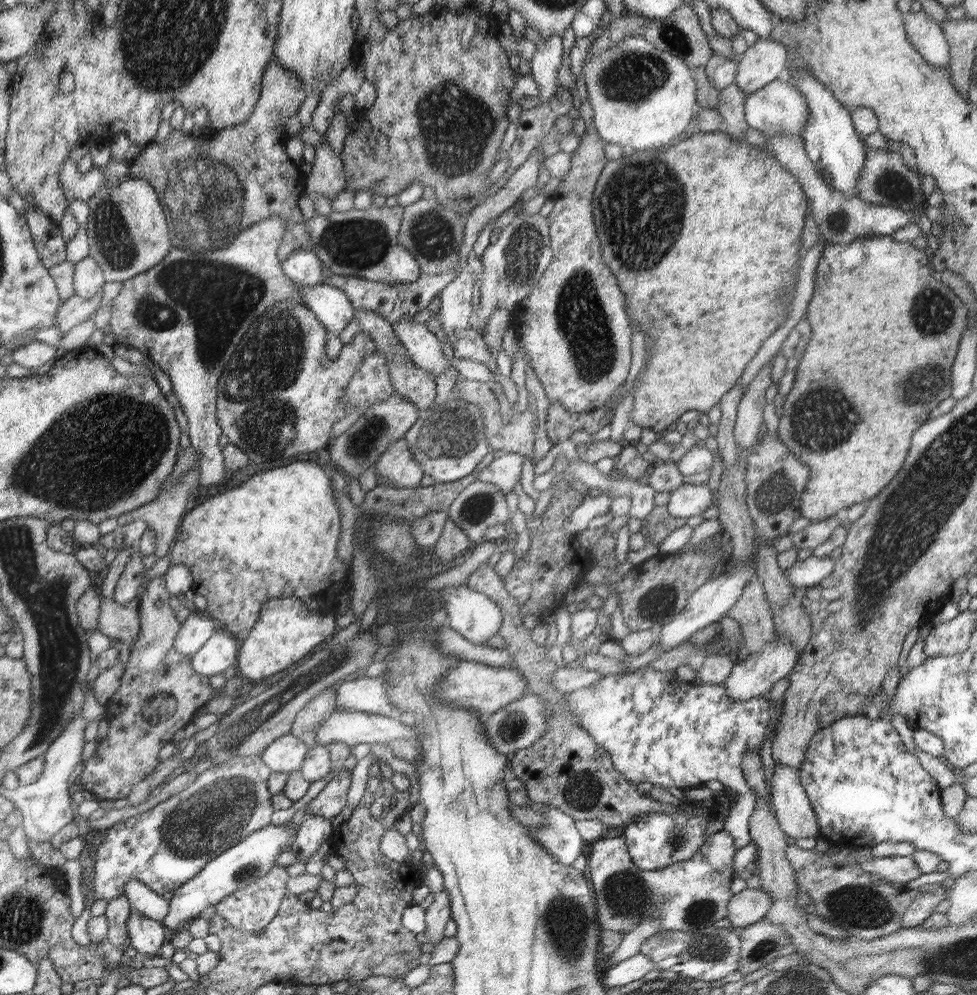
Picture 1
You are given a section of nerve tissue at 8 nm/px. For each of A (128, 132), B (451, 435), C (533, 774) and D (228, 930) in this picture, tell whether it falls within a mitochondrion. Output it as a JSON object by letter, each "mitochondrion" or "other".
{"A":"other","B":"mitochondrion","C":"other","D":"other"}

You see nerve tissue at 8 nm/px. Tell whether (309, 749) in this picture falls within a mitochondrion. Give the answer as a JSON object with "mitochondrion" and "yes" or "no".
{"mitochondrion":"no"}

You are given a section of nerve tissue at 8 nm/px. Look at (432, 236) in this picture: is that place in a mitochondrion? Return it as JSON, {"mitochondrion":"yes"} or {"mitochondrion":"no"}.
{"mitochondrion":"yes"}

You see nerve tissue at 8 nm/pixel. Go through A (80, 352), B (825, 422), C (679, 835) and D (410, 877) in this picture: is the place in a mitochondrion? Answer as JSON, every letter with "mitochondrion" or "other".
{"A":"other","B":"mitochondrion","C":"mitochondrion","D":"other"}

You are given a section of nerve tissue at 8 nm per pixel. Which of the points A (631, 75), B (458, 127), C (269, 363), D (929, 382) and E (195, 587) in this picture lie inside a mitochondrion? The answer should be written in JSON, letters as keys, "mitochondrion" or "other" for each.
{"A":"mitochondrion","B":"mitochondrion","C":"mitochondrion","D":"mitochondrion","E":"other"}

